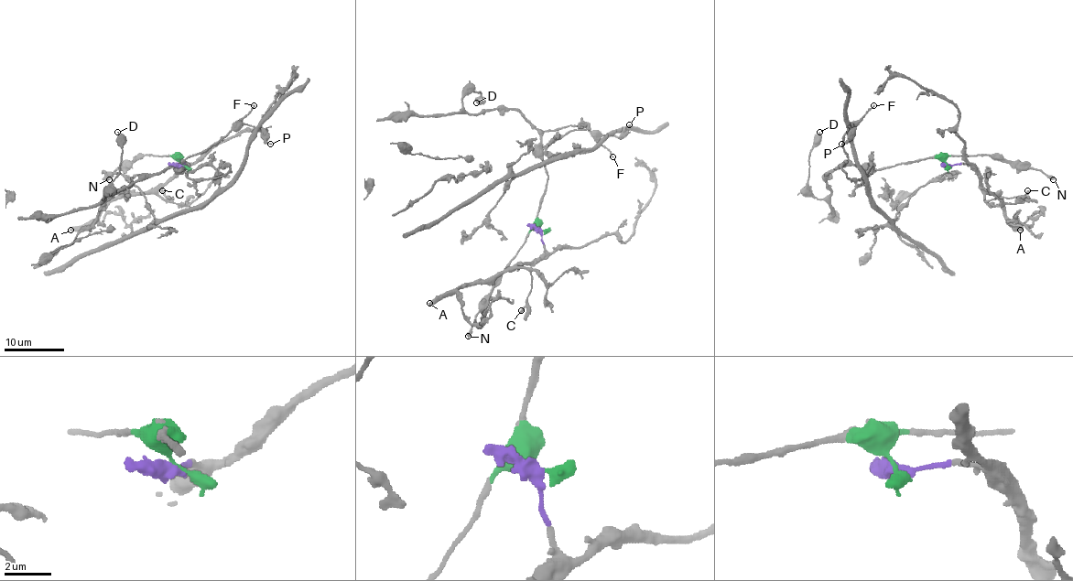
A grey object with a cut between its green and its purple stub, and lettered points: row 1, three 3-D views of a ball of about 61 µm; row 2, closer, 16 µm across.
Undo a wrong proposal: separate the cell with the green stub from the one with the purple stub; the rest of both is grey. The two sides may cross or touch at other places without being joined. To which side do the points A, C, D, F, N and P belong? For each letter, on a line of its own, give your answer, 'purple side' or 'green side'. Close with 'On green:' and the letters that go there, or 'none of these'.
A: purple side
C: purple side
D: green side
F: green side
N: green side
P: green side
On green: D, F, N, P

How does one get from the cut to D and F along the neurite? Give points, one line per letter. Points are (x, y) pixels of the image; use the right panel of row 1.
D: (947, 165), (938, 158), (878, 169), (840, 165), (827, 175), (830, 193), (818, 199), (807, 181), (819, 132)
F: (947, 165), (938, 158), (878, 169), (861, 169), (850, 163), (843, 151), (842, 137), (873, 104)

